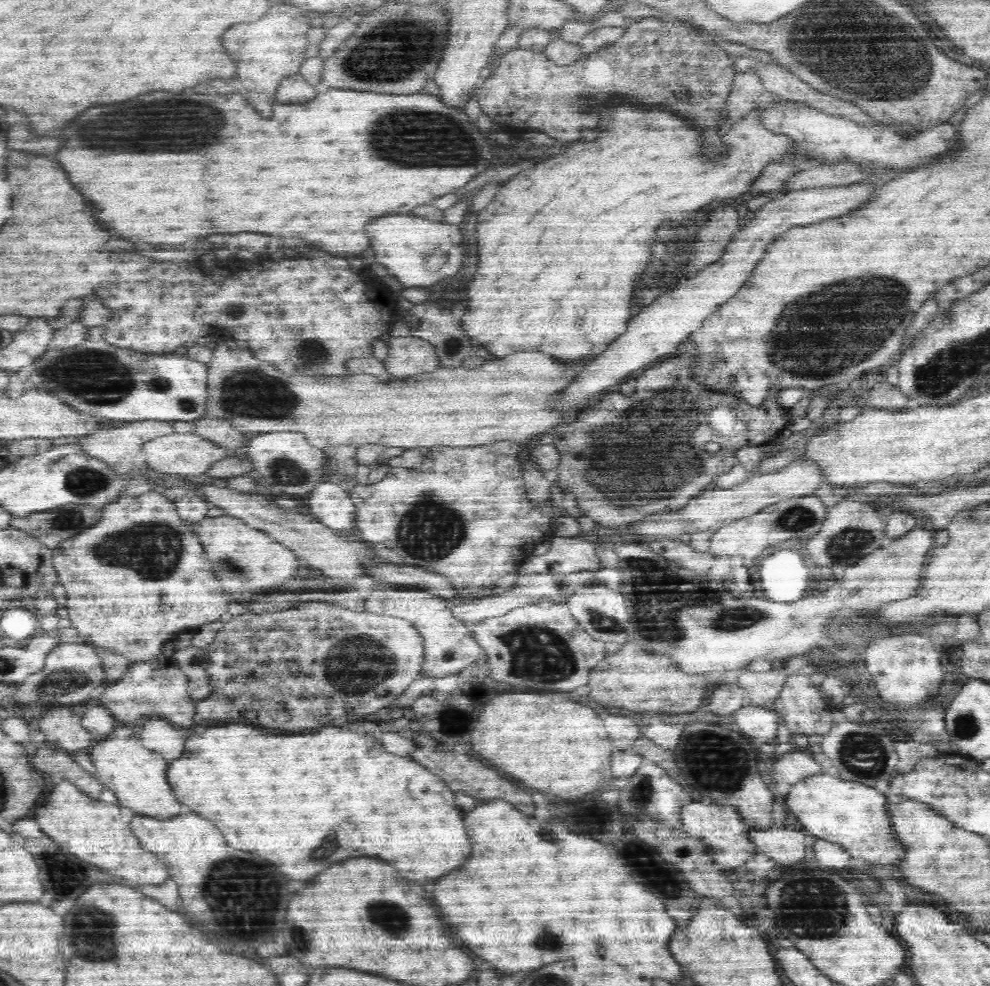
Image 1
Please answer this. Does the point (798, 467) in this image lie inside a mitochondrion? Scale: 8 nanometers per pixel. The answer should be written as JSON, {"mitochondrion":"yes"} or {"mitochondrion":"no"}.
{"mitochondrion":"no"}

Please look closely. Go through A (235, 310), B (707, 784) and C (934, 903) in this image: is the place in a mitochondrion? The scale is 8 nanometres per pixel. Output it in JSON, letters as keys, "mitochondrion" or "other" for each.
{"A":"mitochondrion","B":"mitochondrion","C":"other"}

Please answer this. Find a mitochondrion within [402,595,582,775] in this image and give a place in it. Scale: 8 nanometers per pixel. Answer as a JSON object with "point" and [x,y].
{"point":[538,654]}

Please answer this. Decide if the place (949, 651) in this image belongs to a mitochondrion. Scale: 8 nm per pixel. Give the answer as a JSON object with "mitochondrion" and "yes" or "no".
{"mitochondrion":"no"}

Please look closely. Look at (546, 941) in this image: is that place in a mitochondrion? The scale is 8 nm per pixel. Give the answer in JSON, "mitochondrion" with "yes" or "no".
{"mitochondrion":"yes"}

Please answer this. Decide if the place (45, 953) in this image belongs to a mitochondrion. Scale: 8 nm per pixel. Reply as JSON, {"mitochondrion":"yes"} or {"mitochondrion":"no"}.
{"mitochondrion":"no"}

